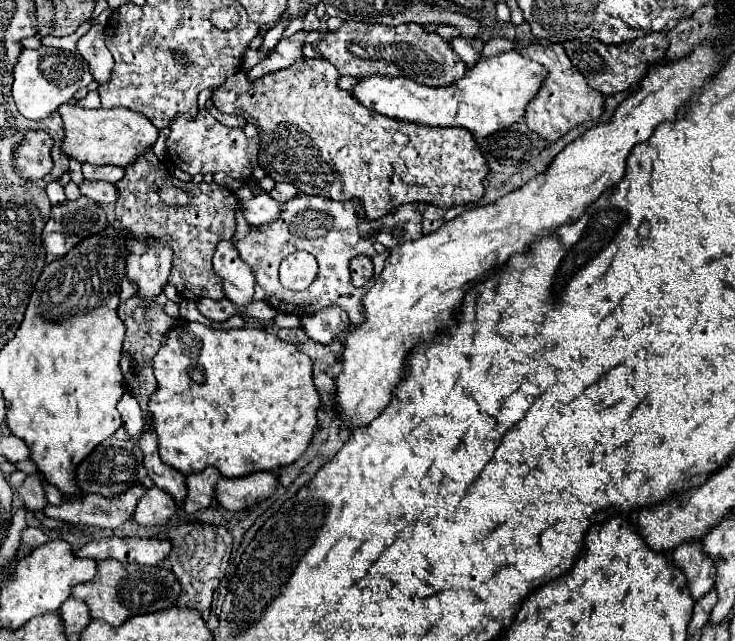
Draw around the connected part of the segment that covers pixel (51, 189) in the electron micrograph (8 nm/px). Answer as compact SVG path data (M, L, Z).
M55 181L55 183L51 183L51 185L47 185L47 195L49 195L49 201L51 201L51 205L55 207L55 205L61 205L61 203L65 203L65 193L63 193L63 187Z

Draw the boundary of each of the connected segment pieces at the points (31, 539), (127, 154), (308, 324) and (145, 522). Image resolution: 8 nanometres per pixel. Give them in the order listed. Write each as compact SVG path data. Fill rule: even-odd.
M25 527L23 533L21 533L21 543L29 545L29 547L39 547L39 545L45 545L47 543L47 535L41 529Z
M65 103L57 111L63 119L63 129L65 129L61 151L69 159L75 159L81 163L127 167L129 163L135 161L135 157L139 153L143 153L145 147L149 147L157 141L157 133L159 133L157 127L151 121L147 121L145 115L123 109L123 107L81 109L77 105Z
M327 307L313 315L303 315L301 329L309 339L317 343L329 343L333 337L345 335L345 331L349 329L349 319L343 309Z
M151 487L139 499L133 519L143 527L165 525L169 521L169 517L175 513L175 509L177 509L177 505L167 491Z

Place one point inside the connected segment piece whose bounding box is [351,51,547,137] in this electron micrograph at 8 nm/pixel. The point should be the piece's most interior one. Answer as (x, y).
(494, 94)

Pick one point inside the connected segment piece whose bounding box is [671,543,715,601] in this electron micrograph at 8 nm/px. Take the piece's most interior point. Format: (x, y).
(700, 574)

